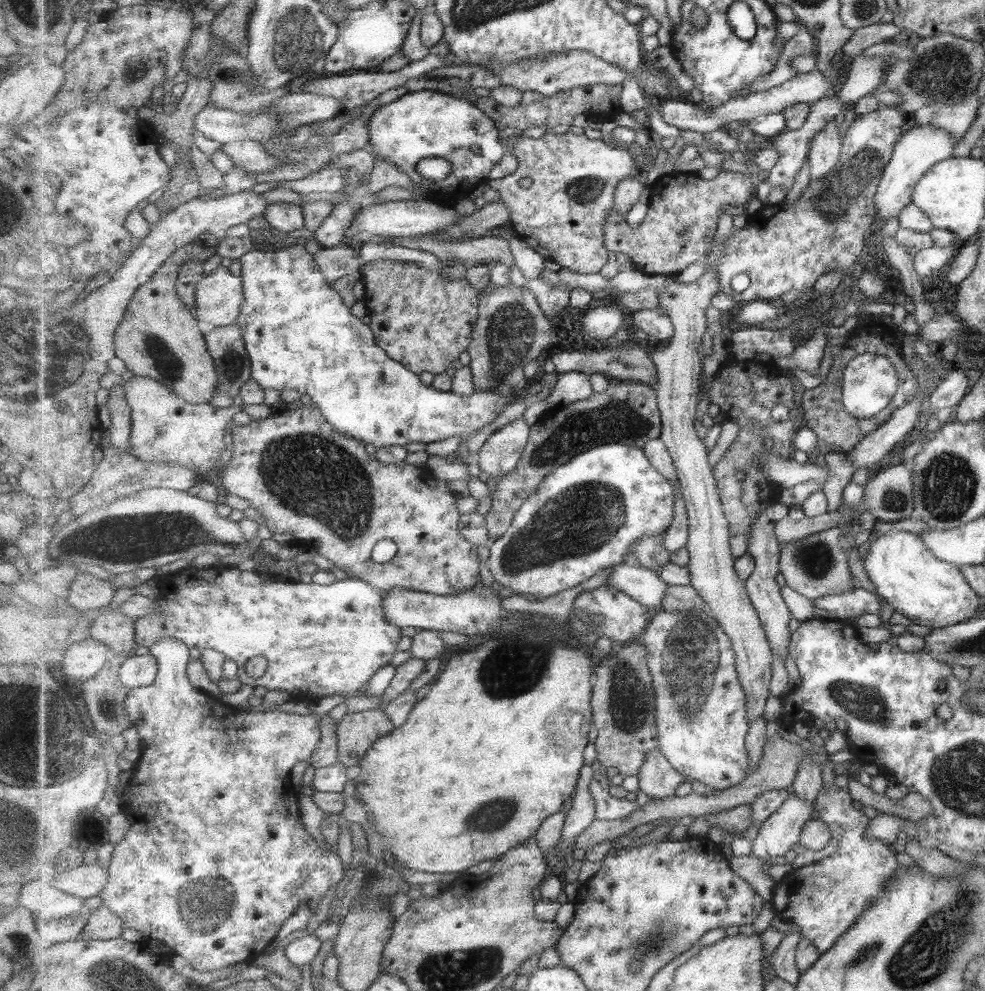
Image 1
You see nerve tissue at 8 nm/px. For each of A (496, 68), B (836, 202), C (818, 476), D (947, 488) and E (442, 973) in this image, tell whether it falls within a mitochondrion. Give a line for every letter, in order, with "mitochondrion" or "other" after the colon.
A: other
B: mitochondrion
C: other
D: mitochondrion
E: mitochondrion

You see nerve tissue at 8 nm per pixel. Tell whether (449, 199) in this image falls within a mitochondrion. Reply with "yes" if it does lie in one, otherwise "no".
no

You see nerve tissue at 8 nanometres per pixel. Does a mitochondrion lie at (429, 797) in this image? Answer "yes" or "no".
no

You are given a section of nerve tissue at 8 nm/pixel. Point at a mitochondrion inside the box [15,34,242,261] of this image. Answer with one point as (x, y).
(136, 69)

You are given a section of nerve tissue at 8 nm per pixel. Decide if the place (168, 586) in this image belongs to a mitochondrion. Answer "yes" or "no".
no

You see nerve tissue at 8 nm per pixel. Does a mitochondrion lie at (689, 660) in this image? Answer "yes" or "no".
yes

